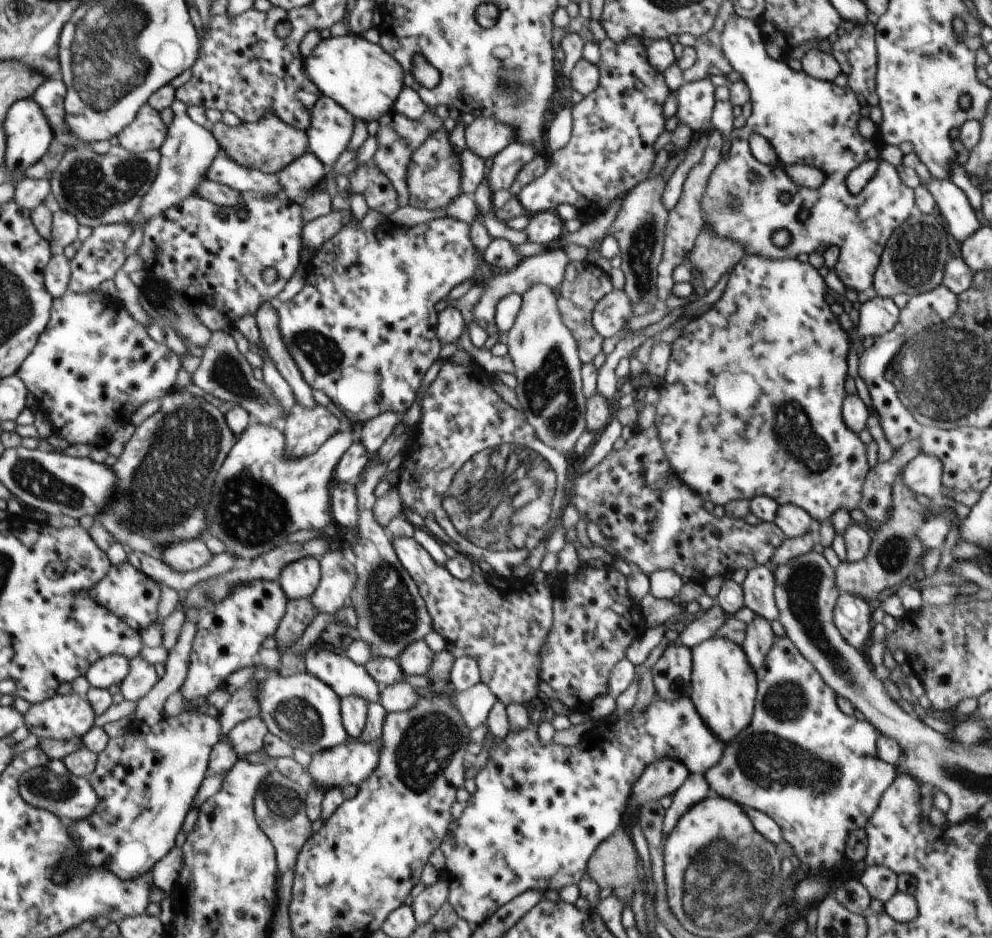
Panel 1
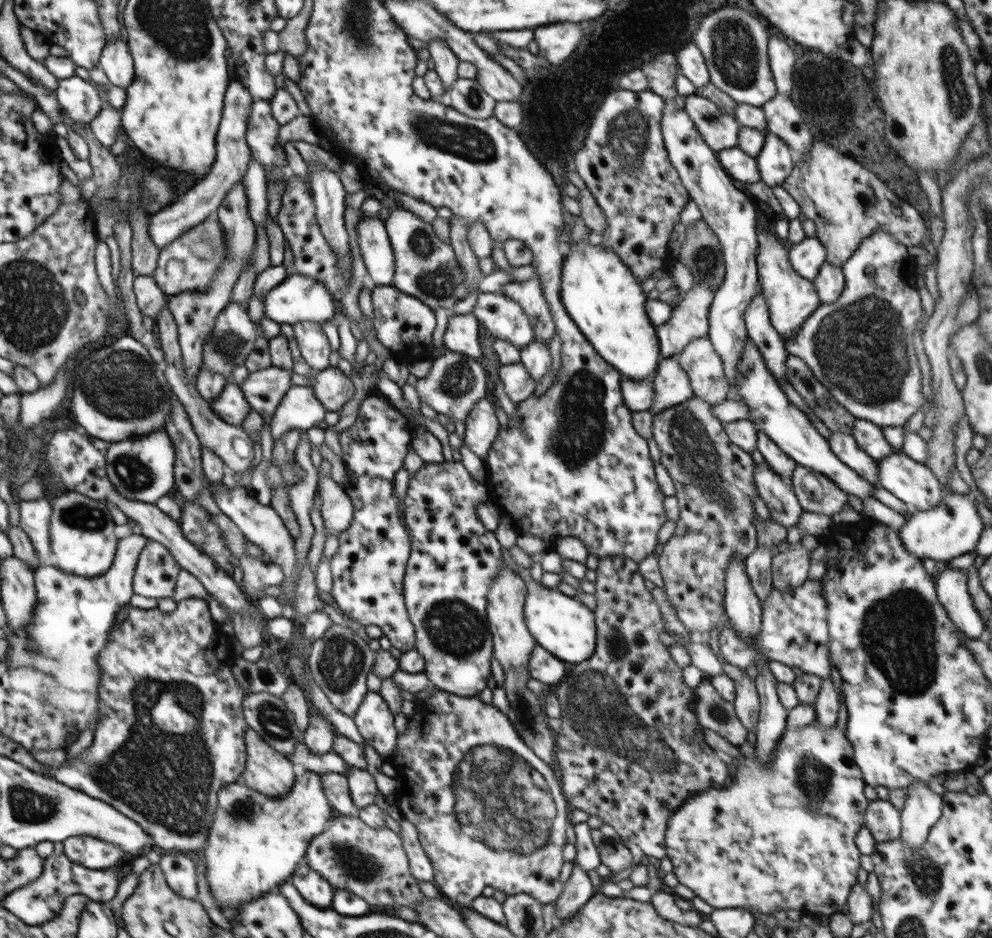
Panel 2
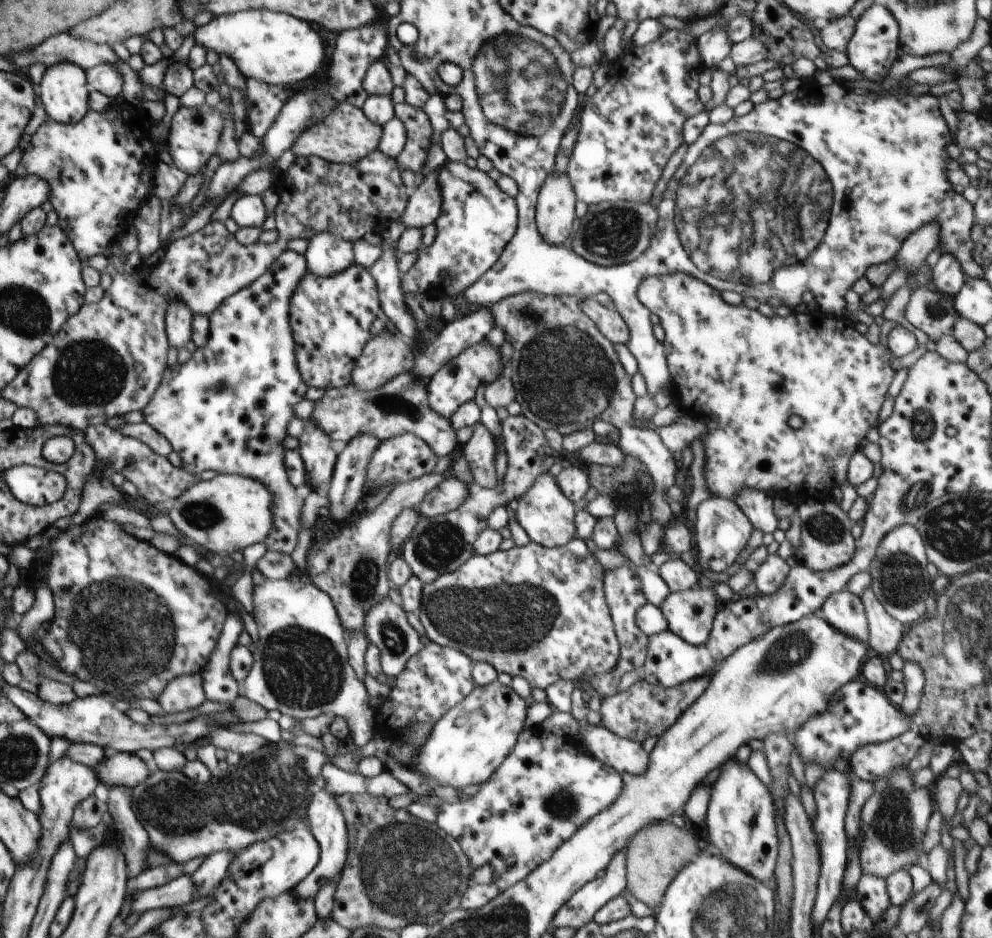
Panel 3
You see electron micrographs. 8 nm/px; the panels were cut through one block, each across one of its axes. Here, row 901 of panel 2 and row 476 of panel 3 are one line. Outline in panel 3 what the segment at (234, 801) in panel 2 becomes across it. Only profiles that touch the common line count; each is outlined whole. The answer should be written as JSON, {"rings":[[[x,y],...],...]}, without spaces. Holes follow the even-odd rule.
{"rings":[[[218,473],[212,480],[191,484],[169,505],[167,515],[184,537],[202,549],[221,556],[232,555],[250,544],[266,541],[273,526],[273,495],[258,479]]]}

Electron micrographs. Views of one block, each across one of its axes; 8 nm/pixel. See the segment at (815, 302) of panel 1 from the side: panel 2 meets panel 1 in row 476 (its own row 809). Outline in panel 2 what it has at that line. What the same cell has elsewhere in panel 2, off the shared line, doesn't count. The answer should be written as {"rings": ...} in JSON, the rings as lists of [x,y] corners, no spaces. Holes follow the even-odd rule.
{"rings":[[[814,721],[804,728],[787,726],[782,738],[779,738],[778,744],[775,745],[777,747],[771,764],[763,764],[759,760],[757,752],[755,752],[753,758],[746,757],[741,752],[740,759],[736,759],[738,769],[733,783],[706,790],[706,792],[690,798],[690,800],[687,799],[682,808],[671,814],[665,832],[667,856],[672,861],[673,873],[680,884],[687,886],[696,897],[702,899],[714,909],[742,908],[742,910],[748,910],[754,918],[770,918],[772,912],[780,908],[785,912],[791,909],[799,911],[802,915],[820,915],[830,918],[833,914],[842,913],[842,906],[847,904],[852,886],[856,885],[857,882],[858,869],[861,866],[861,852],[856,846],[855,836],[858,830],[865,826],[863,813],[869,805],[869,800],[864,795],[865,779],[859,766],[854,762],[852,743],[838,729],[836,724],[835,726],[820,726]]]}

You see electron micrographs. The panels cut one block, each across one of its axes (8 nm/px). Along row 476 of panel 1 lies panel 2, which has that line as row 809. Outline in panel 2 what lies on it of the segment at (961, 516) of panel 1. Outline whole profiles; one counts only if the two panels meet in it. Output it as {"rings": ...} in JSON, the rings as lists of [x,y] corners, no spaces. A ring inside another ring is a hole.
{"rings":[[[917,780],[909,787],[901,814],[901,839],[910,848],[925,844],[930,829],[941,817],[943,797],[930,791],[927,781]]]}

